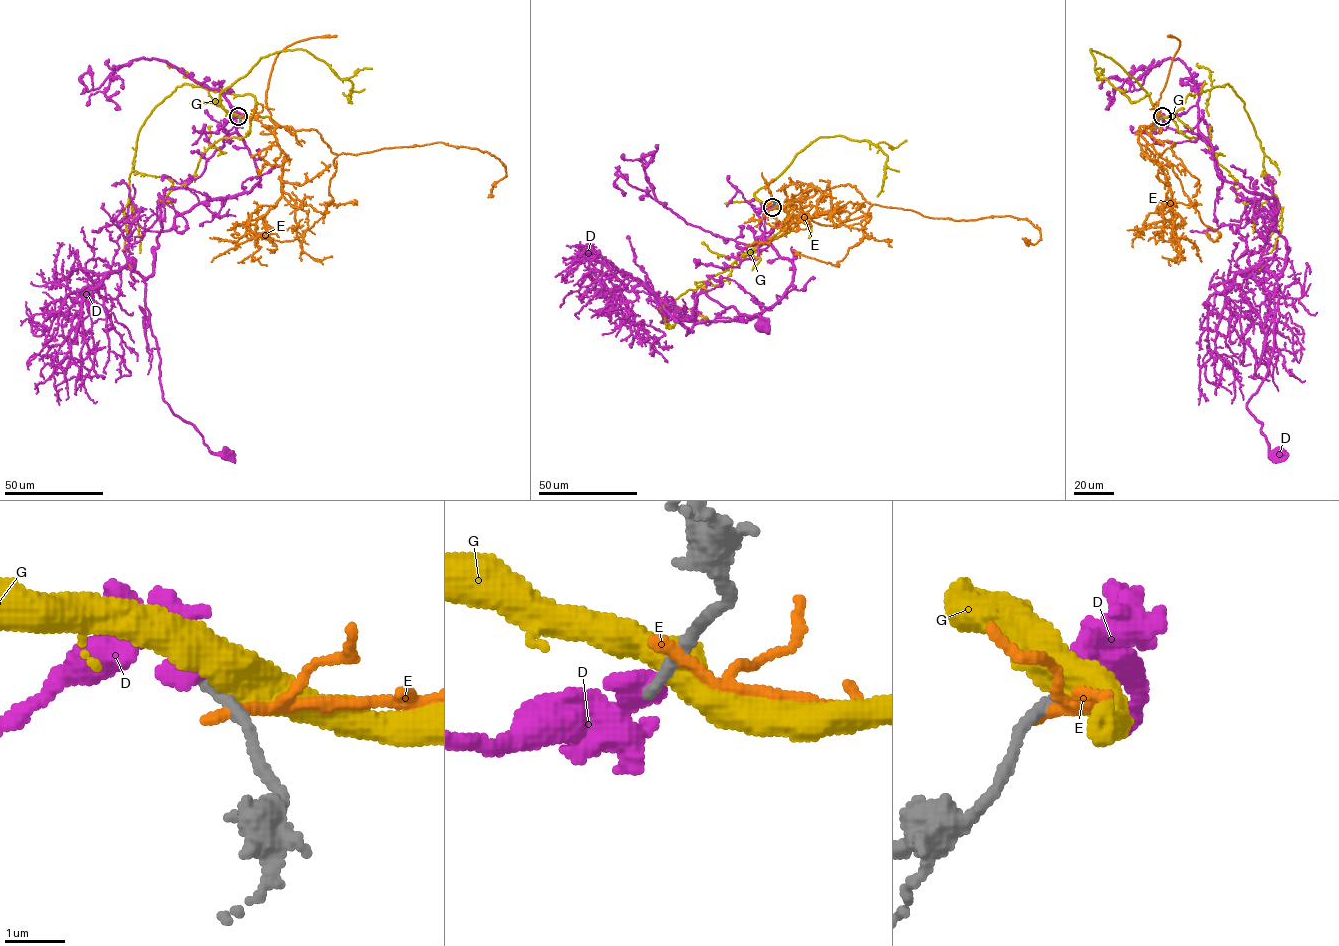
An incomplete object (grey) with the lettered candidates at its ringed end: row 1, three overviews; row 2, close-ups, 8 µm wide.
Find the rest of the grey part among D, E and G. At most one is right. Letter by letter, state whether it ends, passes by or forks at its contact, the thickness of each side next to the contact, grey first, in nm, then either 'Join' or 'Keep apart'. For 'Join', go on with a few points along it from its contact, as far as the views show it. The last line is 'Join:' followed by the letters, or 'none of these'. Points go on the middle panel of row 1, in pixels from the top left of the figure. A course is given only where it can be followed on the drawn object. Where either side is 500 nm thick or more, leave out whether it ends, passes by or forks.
D: Thickness 180 nm (grey) against 500 nm. Keep apart
E: It passes by. Thickness 240 nm (grey) against 160 nm. Keep apart
G: Thickness 240 nm (grey) against 550 nm. Keep apart
Join: none of these

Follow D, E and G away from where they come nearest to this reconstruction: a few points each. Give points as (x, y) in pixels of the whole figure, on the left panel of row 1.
D: (238, 116), (222, 127), (244, 141), (260, 180), (177, 215), (145, 280), (162, 398), (227, 453)
E: (239, 118), (315, 129), (337, 155), (443, 142), (478, 149), (506, 172), (487, 197)
G: (239, 117), (253, 117), (251, 95), (182, 84), (144, 122), (129, 177), (134, 217), (124, 251), (129, 270)

